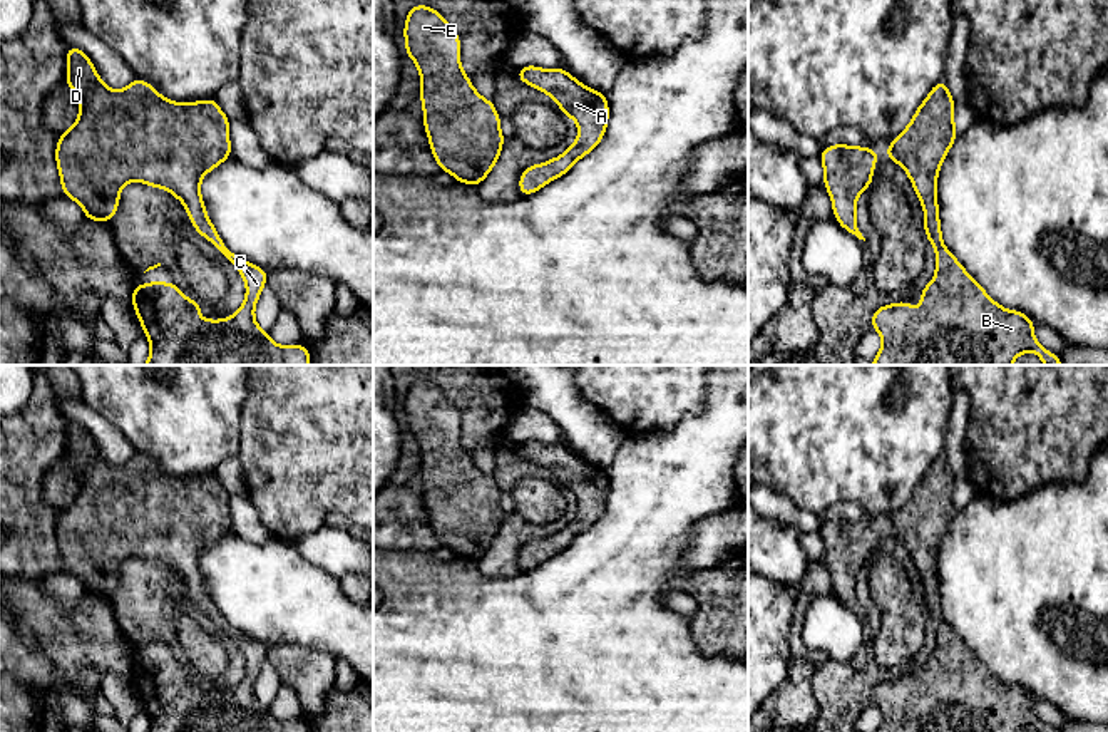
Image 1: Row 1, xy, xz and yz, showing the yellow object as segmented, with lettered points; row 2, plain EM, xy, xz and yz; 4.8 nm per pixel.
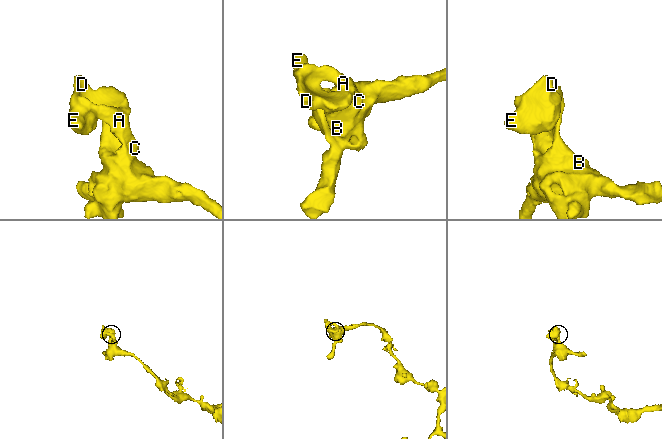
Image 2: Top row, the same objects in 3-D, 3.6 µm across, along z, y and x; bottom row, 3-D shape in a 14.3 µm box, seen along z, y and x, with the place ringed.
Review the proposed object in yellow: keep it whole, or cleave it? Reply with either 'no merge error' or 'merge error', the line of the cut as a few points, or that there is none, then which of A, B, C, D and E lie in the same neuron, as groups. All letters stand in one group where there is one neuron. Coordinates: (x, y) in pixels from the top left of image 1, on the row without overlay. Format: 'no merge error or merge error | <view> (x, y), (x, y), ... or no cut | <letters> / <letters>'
no merge error | no cut | A B C D E

